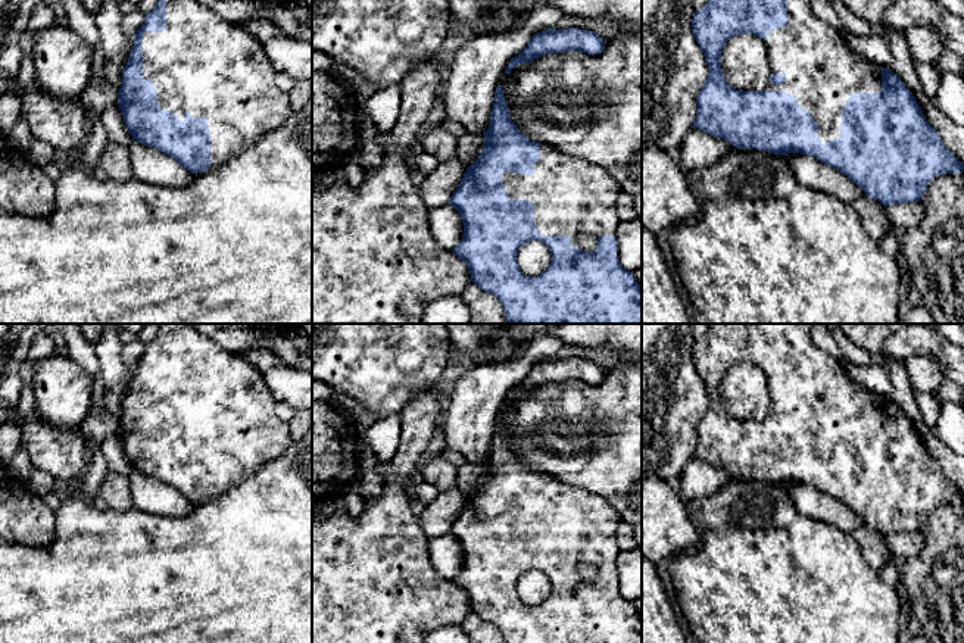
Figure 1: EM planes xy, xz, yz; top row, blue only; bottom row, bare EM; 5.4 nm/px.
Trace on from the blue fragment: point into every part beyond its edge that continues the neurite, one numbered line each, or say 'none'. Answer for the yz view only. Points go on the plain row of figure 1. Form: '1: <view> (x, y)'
1: yz (821, 400)

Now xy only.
1: xy (202, 393)

